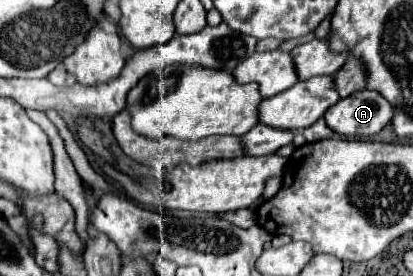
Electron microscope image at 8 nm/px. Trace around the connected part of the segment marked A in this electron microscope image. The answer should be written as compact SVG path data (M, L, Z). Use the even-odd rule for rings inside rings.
M361 90L331 106L325 122L339 136L363 138L383 130L383 126L391 122L391 116L393 108L379 92Z

